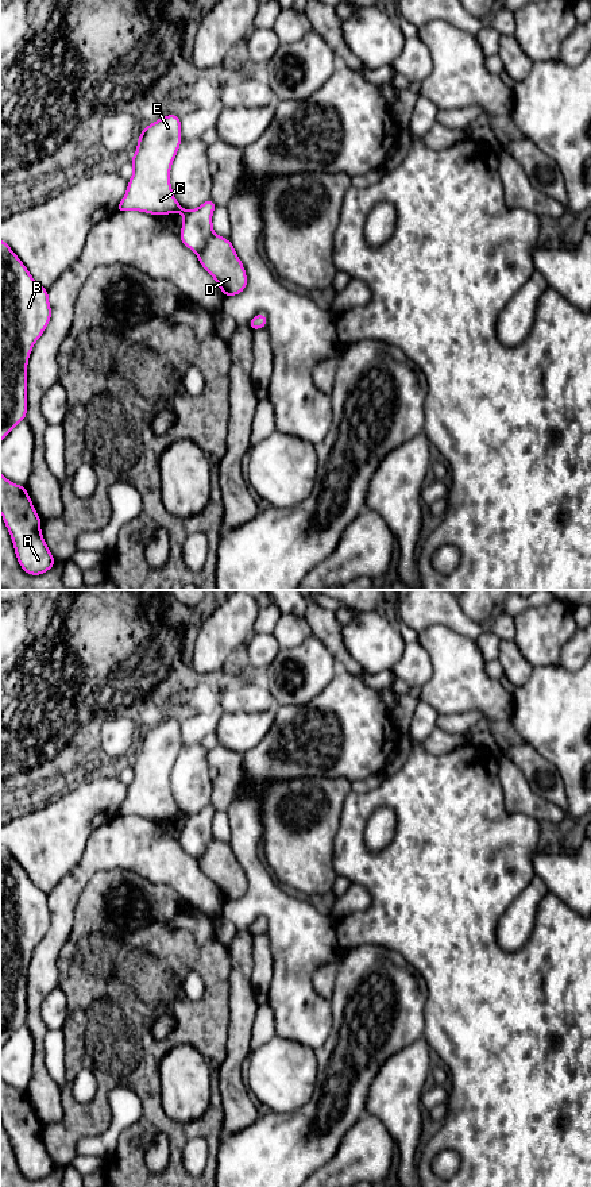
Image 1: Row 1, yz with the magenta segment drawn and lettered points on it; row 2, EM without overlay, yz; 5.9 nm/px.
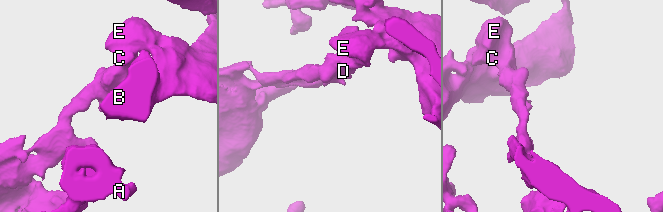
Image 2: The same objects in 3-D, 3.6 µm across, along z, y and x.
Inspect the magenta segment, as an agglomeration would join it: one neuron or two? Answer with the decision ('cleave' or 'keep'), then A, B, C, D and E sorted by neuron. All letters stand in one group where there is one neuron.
cleave; groups A B C E / D

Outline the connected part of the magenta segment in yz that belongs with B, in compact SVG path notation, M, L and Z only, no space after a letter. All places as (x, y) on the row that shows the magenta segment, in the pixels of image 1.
M0 239L0 443L27 416L27 365L35 342L51 319L47 289L39 285L24 263Z

